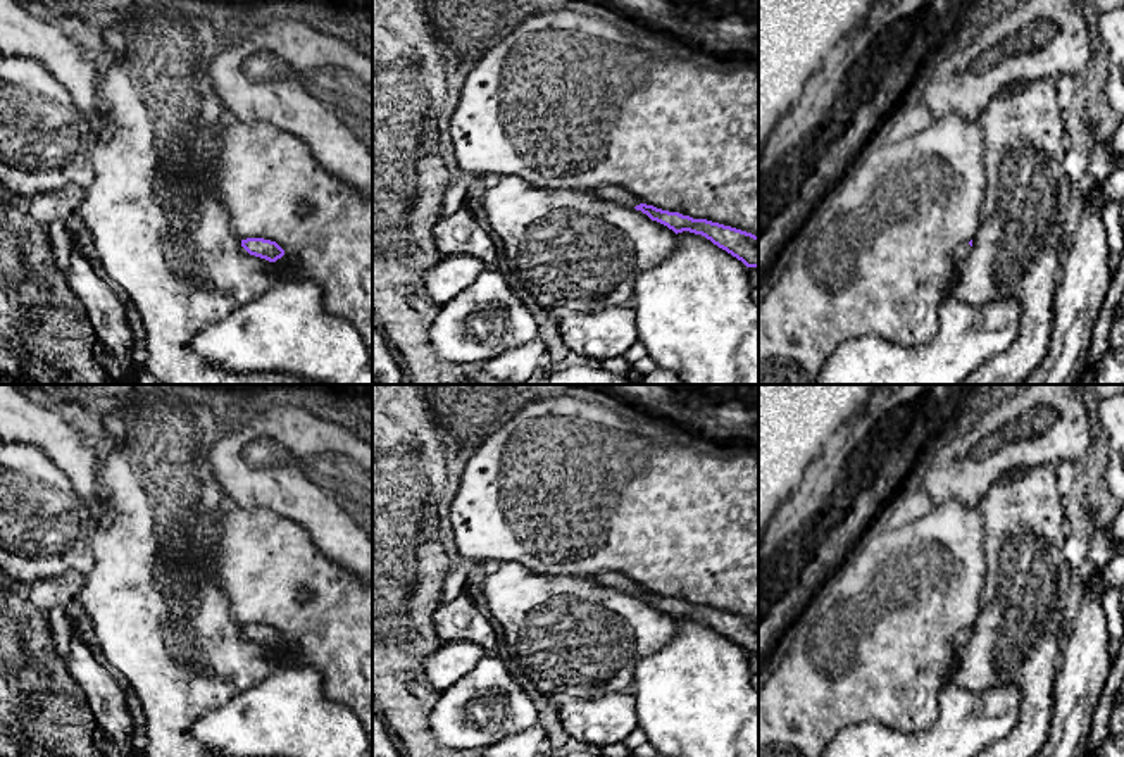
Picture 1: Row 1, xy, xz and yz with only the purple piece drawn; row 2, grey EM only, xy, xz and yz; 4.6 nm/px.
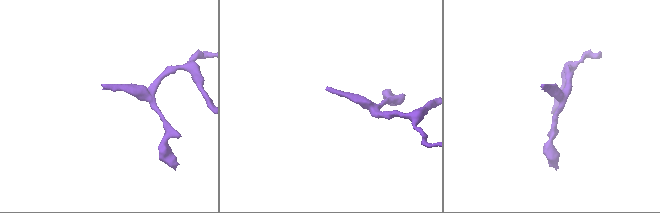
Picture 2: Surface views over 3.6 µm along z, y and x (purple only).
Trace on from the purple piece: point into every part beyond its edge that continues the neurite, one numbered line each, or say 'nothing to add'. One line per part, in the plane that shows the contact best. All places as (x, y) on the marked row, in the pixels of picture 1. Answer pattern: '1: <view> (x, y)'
1: xz (612, 193)

